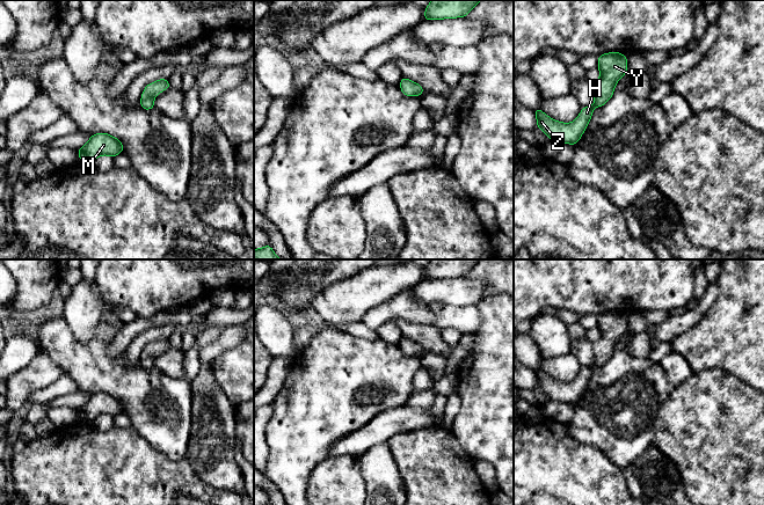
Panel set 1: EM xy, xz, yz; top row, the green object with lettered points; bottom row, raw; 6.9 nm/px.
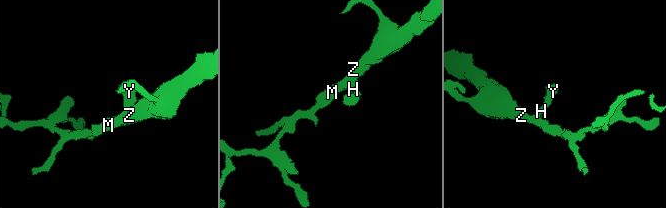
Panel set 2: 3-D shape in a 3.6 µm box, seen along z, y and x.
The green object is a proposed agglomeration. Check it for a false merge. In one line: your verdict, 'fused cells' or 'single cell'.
single cell

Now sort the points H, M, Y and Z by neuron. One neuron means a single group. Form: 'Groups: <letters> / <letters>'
Groups: H M Y Z

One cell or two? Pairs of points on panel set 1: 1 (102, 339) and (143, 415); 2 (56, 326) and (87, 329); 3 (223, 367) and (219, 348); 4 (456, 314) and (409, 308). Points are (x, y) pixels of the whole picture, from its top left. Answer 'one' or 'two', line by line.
1: one
2: two
3: two
4: one

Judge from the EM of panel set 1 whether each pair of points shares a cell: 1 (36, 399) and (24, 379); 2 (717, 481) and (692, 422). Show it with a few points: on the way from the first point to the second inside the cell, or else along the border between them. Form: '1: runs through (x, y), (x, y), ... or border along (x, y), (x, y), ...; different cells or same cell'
1: border along (57, 380), (34, 390), (26, 400); different cells
2: runs through (717, 466), (717, 446), (707, 437); same cell

